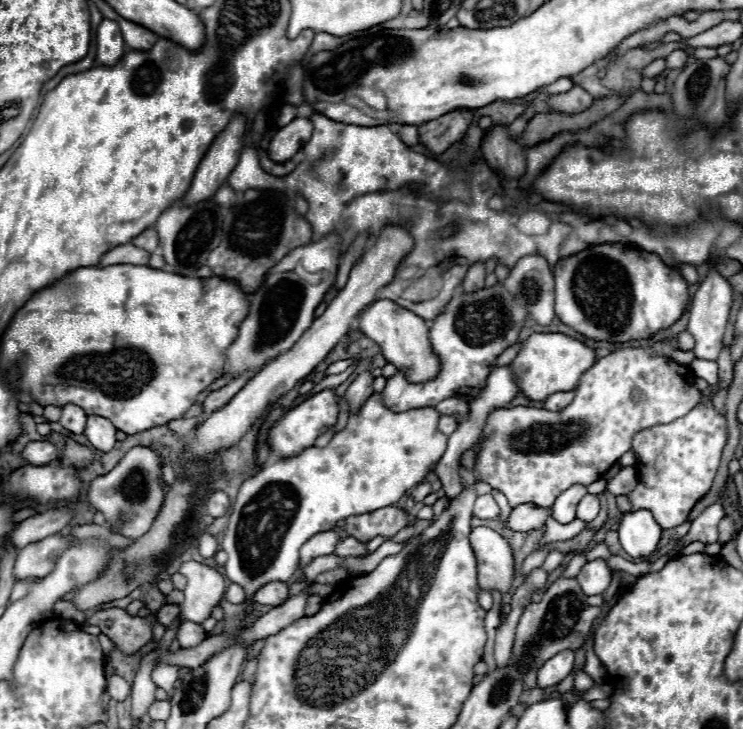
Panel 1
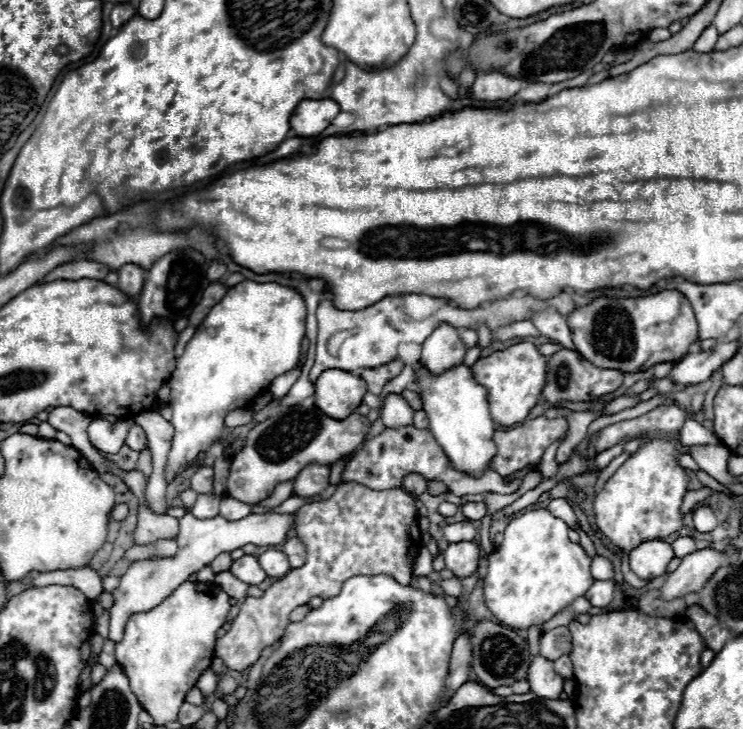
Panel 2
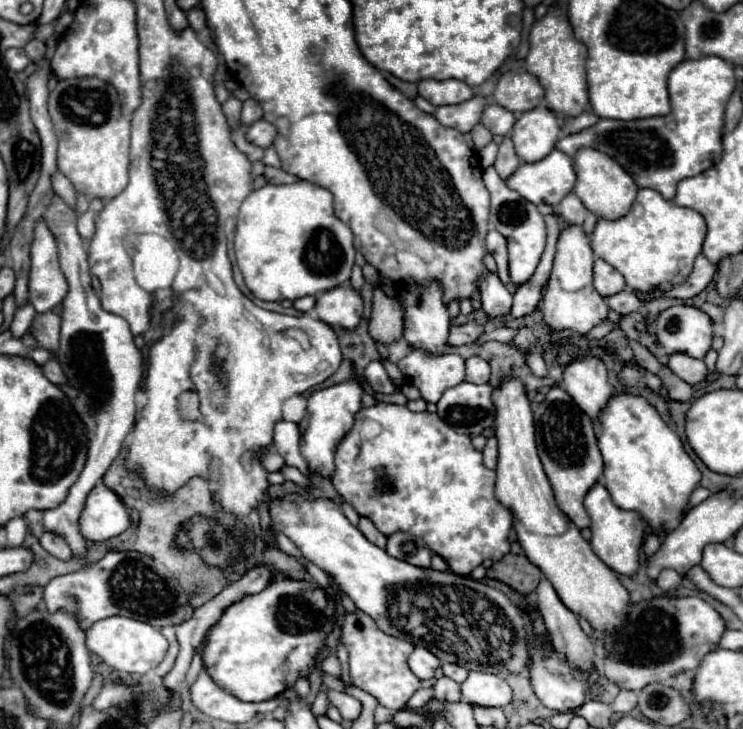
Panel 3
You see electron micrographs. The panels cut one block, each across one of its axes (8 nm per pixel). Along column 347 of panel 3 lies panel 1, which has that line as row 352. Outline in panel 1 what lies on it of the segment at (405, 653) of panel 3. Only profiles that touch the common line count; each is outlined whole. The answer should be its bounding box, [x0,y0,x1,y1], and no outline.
[474,348,702,506]

